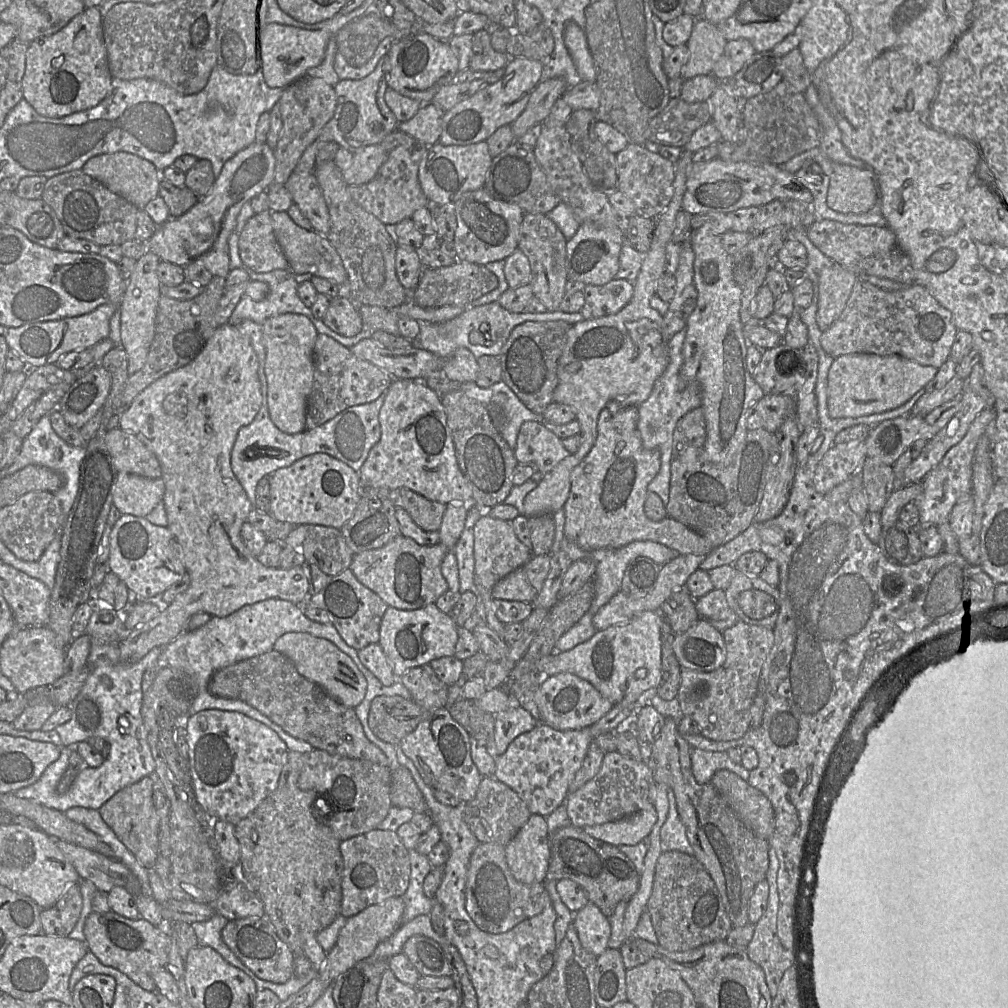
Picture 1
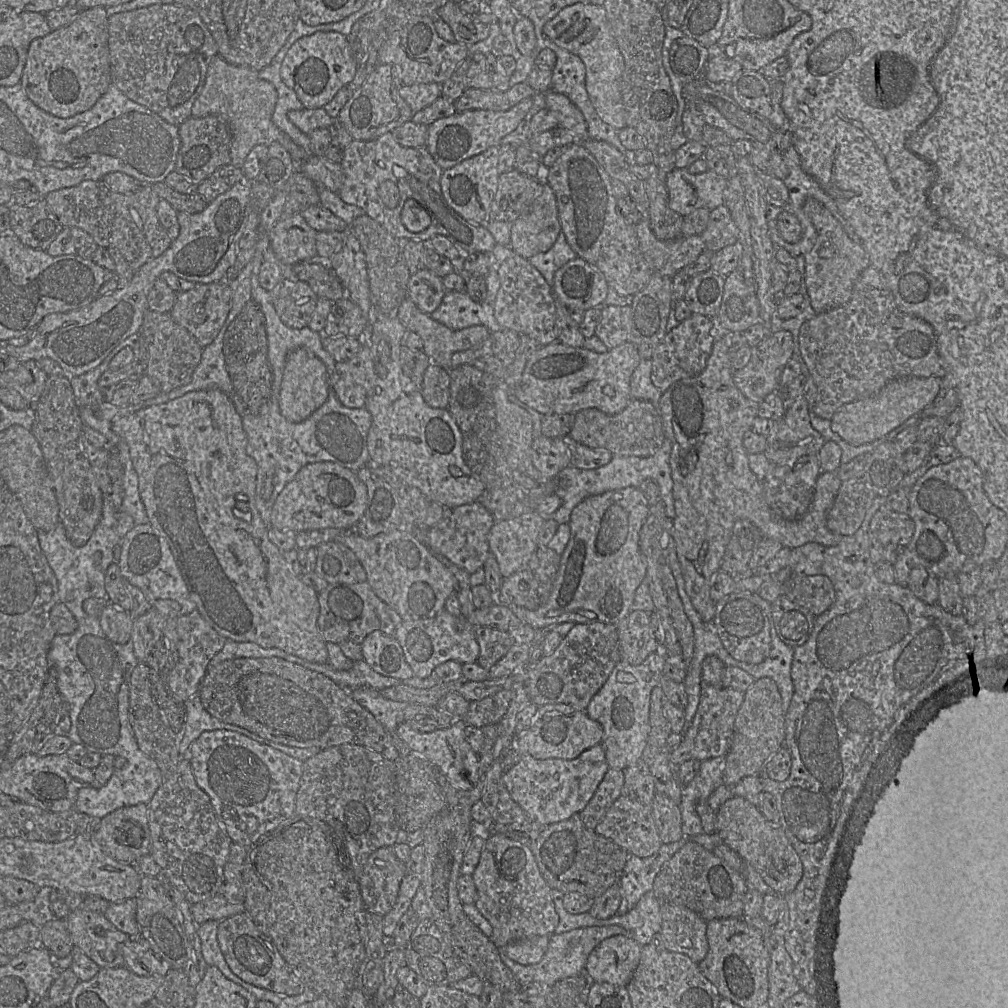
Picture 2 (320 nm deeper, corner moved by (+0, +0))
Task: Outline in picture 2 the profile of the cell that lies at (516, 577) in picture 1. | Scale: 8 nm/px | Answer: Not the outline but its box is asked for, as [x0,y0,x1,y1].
[508,487,649,630]

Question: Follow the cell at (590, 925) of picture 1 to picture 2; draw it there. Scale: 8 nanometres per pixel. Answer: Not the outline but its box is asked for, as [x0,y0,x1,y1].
[585,937,642,987]

